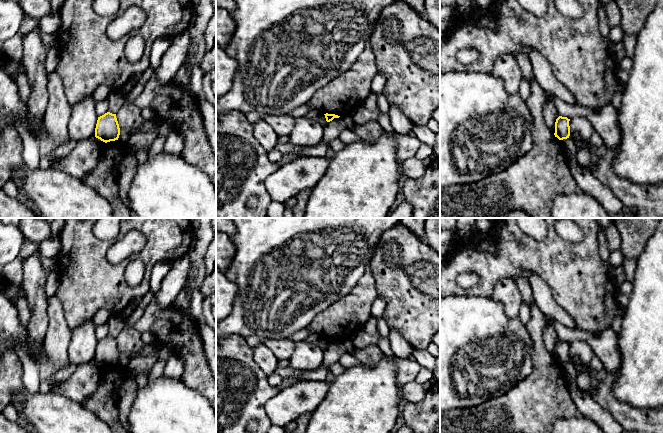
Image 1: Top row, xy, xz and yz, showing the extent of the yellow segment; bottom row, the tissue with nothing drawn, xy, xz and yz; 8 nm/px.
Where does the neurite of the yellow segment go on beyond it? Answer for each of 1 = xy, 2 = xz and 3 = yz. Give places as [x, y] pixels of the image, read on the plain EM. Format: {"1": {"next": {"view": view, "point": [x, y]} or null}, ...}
{"1": {"next": null}, "2": {"next": null}, "3": {"next": null}}

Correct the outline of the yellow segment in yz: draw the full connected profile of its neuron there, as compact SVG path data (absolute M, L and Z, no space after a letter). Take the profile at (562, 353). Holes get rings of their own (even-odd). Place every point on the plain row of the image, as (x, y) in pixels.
M559 340L556 343L555 346L555 361L557 361L559 364L567 363L570 360L570 350L569 345L567 341Z

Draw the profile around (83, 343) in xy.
M93 320L84 321L71 331L68 348L69 361L77 366L95 360L98 340L95 335L96 324Z

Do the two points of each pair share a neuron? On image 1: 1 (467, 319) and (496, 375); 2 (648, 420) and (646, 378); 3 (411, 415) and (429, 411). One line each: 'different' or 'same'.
1: same
2: different
3: same

